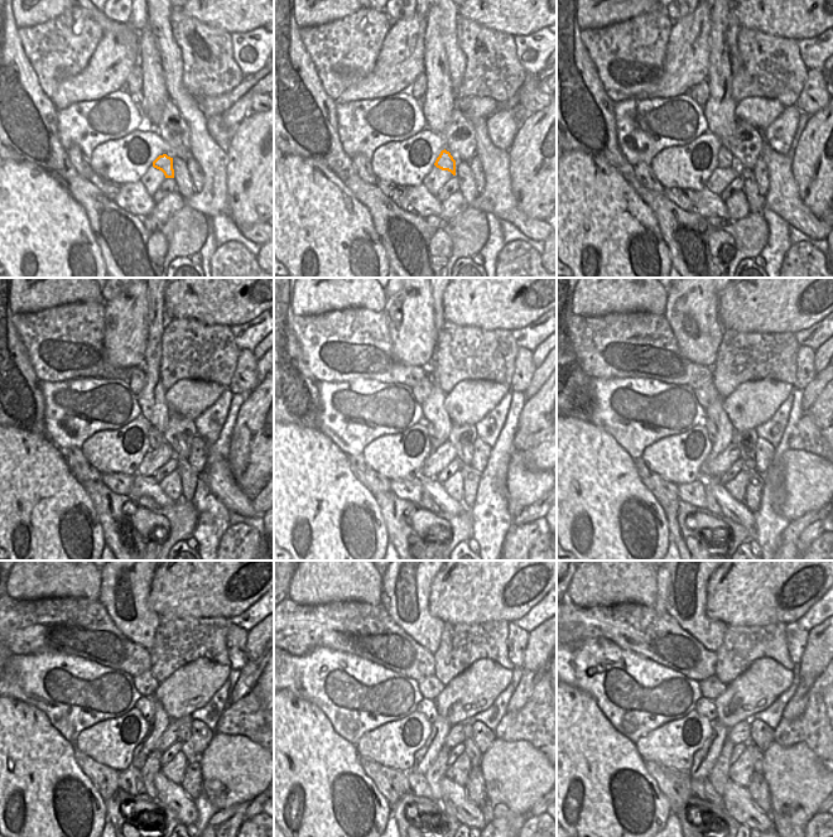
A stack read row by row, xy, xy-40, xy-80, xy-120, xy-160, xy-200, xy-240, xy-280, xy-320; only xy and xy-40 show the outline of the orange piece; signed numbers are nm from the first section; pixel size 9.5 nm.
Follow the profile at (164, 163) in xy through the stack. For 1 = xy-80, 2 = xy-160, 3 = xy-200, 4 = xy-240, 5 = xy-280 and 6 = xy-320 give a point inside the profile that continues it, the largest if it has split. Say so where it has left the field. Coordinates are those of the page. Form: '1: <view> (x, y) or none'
1: xy-80 (726, 159)
2: xy-160 (432, 432)
3: xy-200 (709, 426)
4: xy-240 (144, 705)
5: xy-280 (425, 706)
6: xy-320 (704, 707)

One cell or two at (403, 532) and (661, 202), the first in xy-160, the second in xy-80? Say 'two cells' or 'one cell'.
one cell

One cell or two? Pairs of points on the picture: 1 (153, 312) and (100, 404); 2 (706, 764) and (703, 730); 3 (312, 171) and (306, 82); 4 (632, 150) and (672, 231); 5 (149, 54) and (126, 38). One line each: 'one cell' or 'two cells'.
1: two cells
2: two cells
3: two cells
4: two cells
5: two cells

